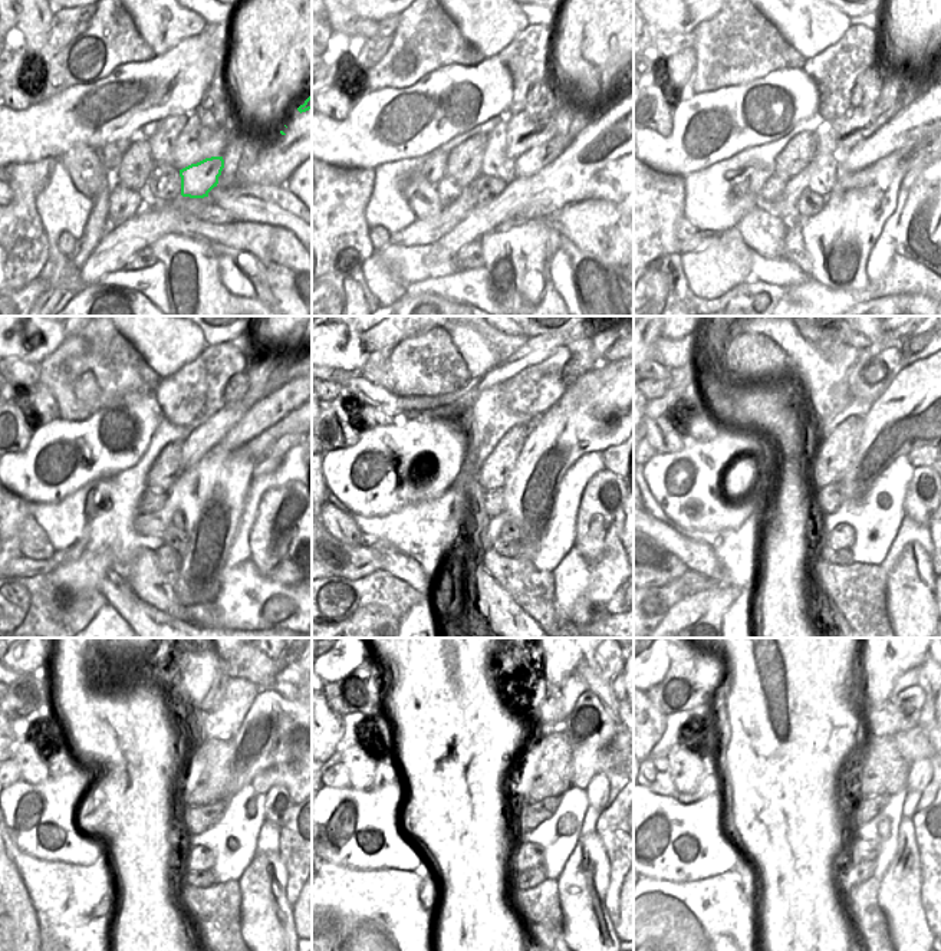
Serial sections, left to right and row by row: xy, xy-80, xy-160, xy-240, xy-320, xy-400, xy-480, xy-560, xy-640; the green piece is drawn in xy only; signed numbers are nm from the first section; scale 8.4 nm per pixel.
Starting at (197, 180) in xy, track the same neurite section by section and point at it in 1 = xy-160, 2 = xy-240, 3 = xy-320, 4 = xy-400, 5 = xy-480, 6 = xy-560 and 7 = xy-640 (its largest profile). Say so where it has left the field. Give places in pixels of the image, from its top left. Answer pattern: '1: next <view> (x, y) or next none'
1: next xy-160 (918, 118)
2: next xy-240 (262, 443)
3: next none
4: next none
5: next none
6: next none
7: next none

